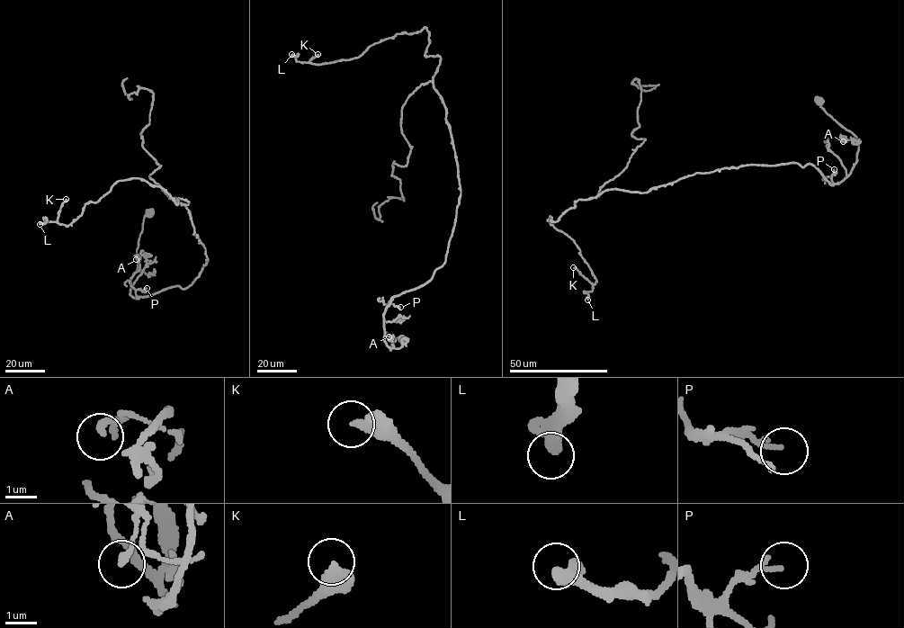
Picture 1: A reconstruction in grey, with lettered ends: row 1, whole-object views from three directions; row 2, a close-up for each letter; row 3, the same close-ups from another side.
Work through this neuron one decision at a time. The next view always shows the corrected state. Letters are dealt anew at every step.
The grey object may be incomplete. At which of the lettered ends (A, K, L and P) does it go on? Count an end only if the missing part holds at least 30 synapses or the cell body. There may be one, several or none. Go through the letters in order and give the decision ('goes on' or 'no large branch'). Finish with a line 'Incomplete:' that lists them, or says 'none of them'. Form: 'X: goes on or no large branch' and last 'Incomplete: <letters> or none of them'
A: no large branch
K: no large branch
L: no large branch
P: no large branch
Incomplete: none of them

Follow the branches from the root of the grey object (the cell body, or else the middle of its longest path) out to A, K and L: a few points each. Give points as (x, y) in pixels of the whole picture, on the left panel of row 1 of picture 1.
A: (150, 213), (144, 217), (139, 237), (137, 250), (138, 271), (139, 260), (136, 259)
K: (150, 213), (136, 298), (184, 289), (205, 264), (189, 201), (120, 180), (66, 226), (57, 218), (66, 199)
L: (150, 213), (130, 282), (143, 297), (184, 289), (205, 264), (189, 201), (131, 178), (68, 225), (40, 224)

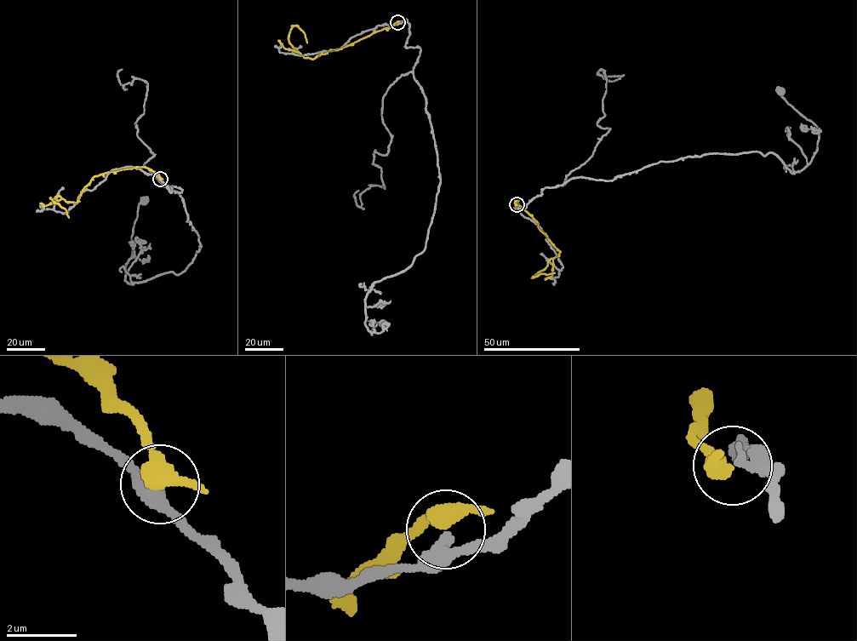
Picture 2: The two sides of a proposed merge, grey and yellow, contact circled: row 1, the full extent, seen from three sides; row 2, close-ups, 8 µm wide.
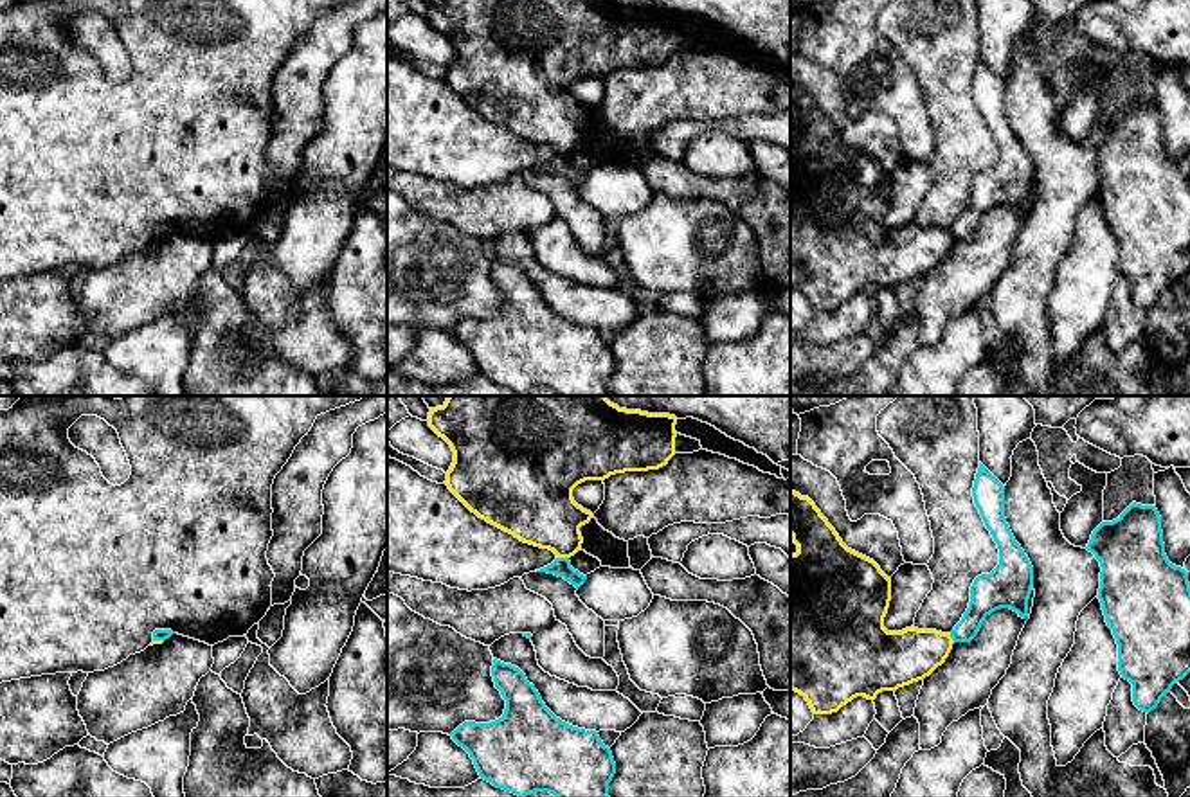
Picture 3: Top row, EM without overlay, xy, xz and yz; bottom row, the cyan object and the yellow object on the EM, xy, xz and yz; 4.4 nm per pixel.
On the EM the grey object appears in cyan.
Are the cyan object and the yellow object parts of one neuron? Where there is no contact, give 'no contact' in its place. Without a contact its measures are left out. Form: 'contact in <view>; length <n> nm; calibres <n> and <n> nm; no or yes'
contact in xz; length 60 nm; calibres 90 and 320 nm; no

